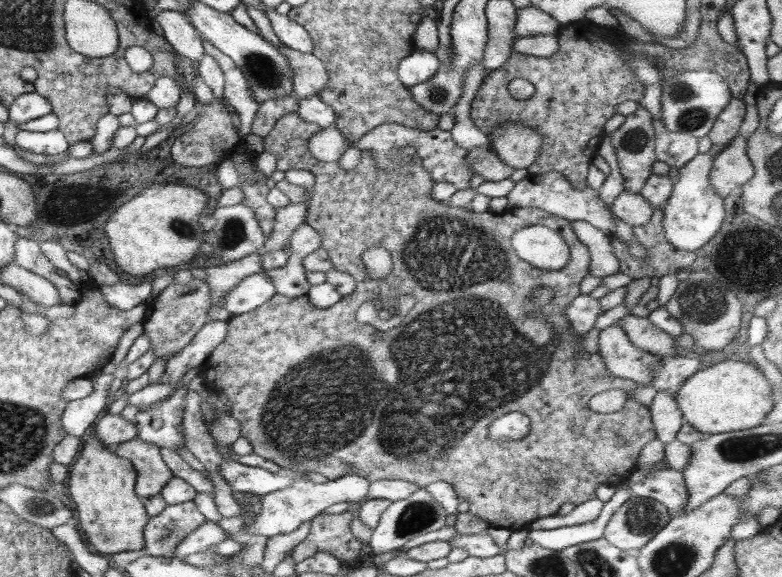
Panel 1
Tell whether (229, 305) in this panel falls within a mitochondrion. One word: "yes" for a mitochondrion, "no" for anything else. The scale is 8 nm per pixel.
no

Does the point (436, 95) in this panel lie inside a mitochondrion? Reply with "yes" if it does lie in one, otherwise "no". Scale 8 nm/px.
yes

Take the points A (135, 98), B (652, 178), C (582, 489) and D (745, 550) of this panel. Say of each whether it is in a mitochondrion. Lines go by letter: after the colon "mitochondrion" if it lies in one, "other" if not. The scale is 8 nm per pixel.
A: other
B: other
C: other
D: other

